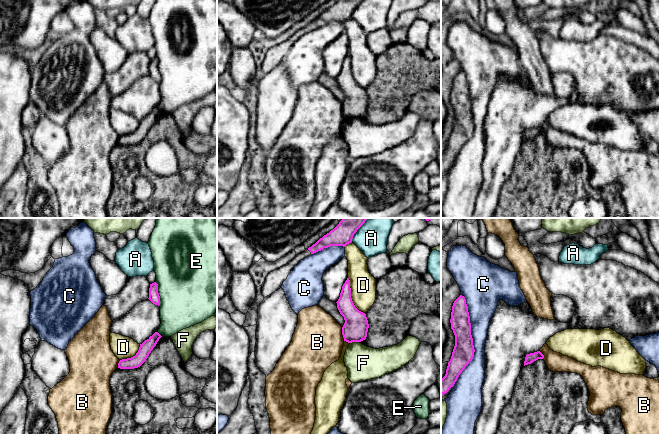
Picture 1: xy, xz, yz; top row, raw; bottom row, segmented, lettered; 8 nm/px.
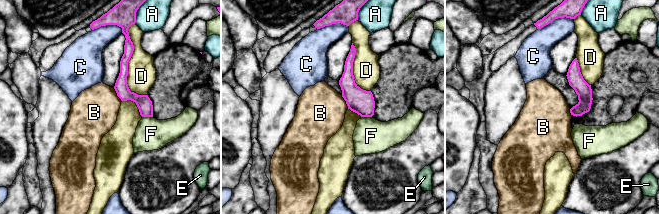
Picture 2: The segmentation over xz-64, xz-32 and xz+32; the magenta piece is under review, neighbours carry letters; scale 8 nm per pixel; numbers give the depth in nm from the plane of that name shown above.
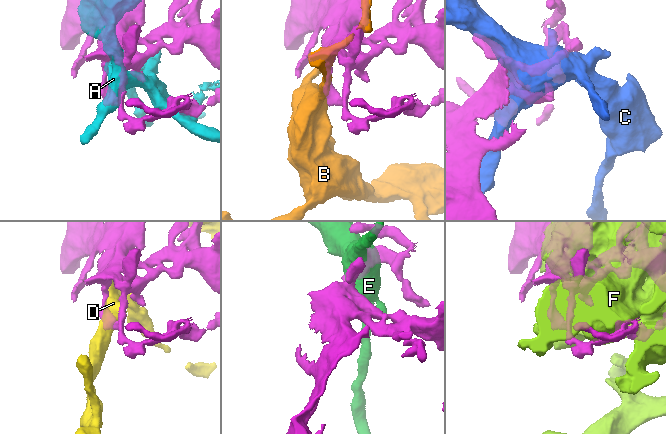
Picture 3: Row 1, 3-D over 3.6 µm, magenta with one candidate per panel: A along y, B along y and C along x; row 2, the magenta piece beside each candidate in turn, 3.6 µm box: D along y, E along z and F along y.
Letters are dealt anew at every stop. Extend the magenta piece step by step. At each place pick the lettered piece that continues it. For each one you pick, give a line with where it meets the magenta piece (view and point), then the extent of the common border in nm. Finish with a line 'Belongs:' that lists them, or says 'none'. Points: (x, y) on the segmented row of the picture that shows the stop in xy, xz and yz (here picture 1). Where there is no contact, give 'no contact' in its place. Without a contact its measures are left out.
B: xz (342, 334) | 110 nm
Belongs: B

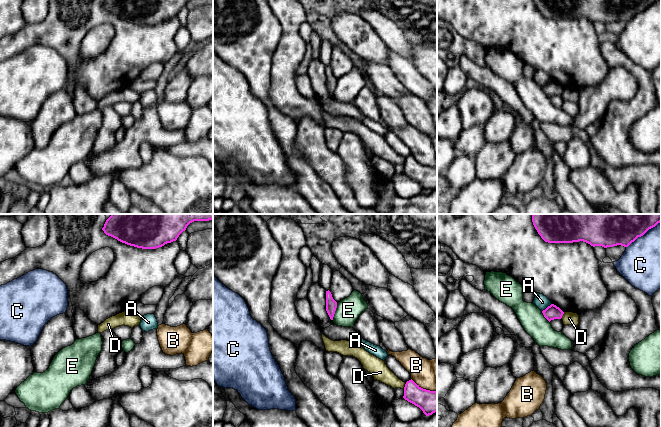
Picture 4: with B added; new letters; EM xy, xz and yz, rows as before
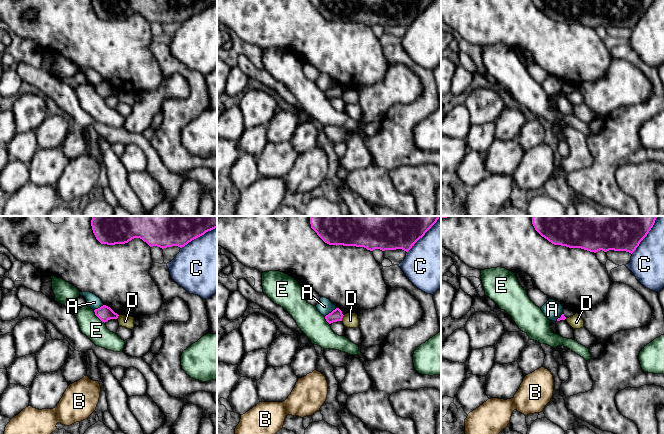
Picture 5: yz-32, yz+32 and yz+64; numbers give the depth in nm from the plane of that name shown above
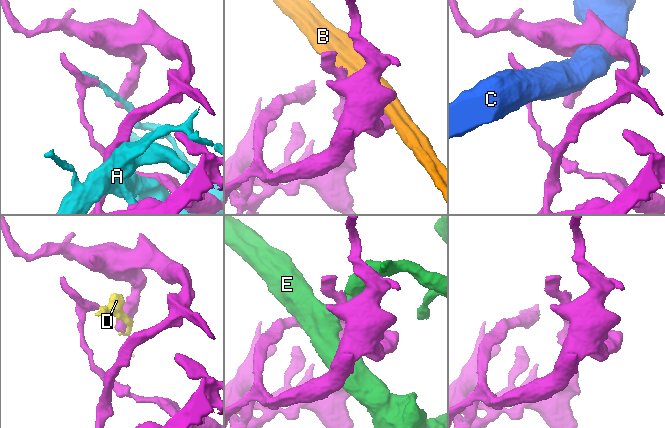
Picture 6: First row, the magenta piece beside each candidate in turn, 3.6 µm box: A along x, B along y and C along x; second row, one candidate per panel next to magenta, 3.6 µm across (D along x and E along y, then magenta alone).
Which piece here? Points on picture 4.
Belongs: none

